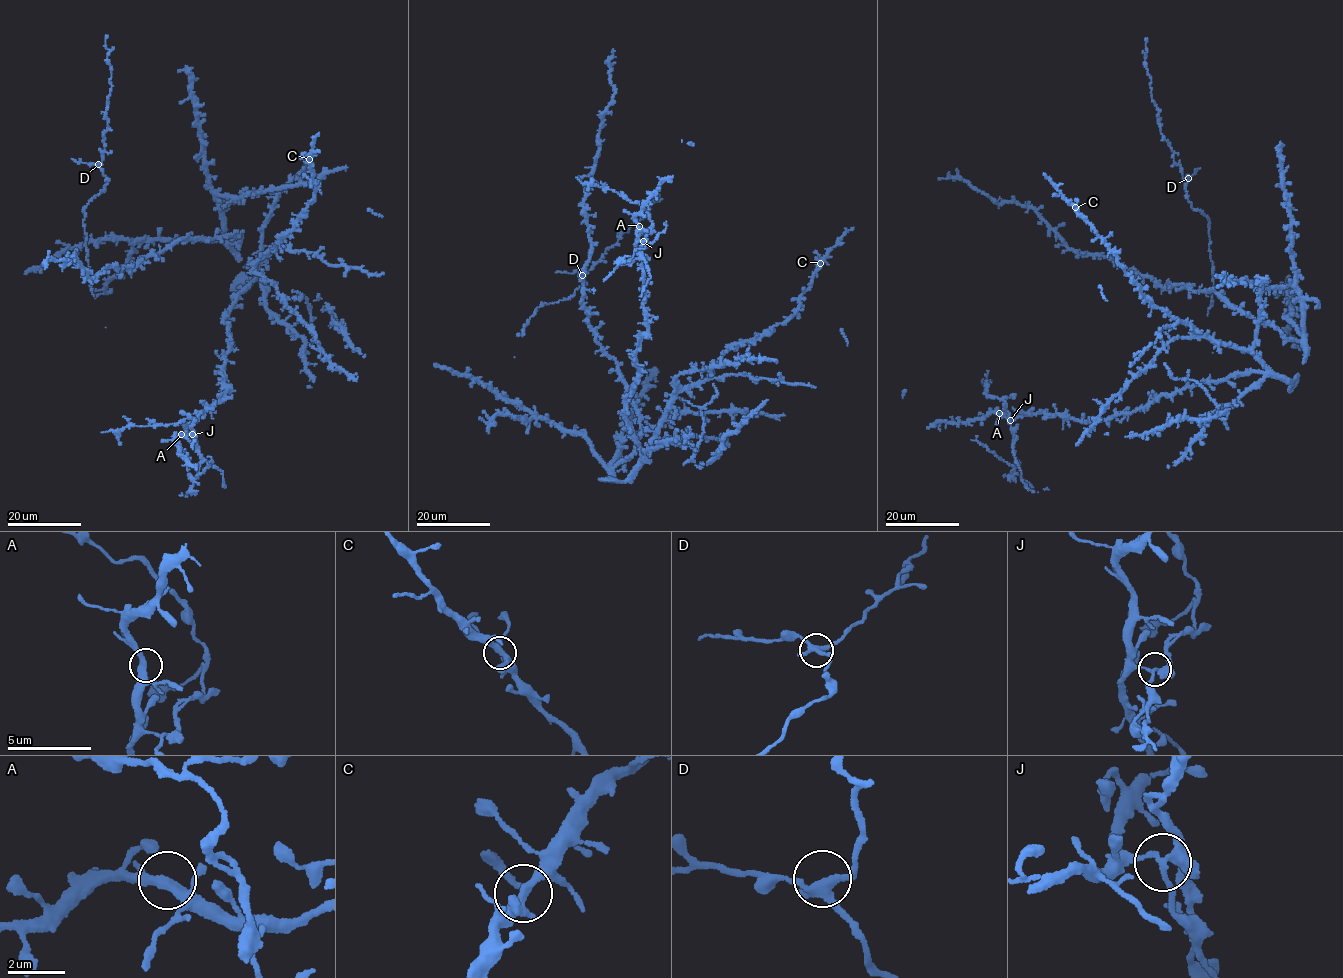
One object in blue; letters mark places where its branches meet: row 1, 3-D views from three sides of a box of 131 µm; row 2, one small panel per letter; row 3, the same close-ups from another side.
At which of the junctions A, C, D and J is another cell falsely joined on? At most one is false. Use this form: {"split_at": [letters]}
{"split_at": ["J"]}

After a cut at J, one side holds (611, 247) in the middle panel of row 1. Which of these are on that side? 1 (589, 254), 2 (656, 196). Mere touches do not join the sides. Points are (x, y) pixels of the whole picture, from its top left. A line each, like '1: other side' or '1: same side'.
1: same side
2: same side

